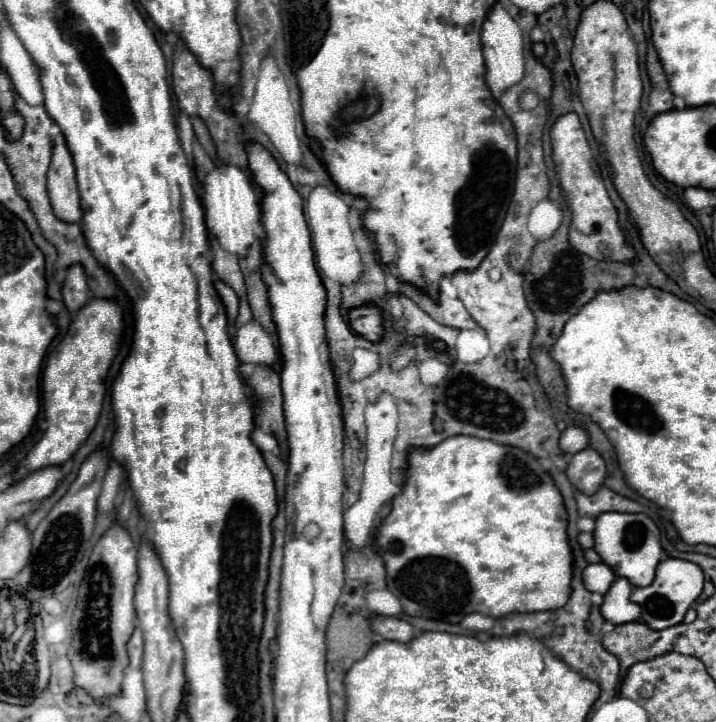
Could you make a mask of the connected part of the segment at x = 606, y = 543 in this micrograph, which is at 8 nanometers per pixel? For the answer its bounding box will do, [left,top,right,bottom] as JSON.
[593,513,663,587]

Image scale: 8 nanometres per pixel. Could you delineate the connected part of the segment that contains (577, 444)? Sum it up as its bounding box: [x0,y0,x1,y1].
[559,427,589,453]

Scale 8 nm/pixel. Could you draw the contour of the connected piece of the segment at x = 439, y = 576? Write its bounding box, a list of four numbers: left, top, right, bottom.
[377,437,573,623]

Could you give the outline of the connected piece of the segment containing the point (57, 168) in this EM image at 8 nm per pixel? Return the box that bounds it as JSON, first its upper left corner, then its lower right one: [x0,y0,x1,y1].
[47,133,81,221]

